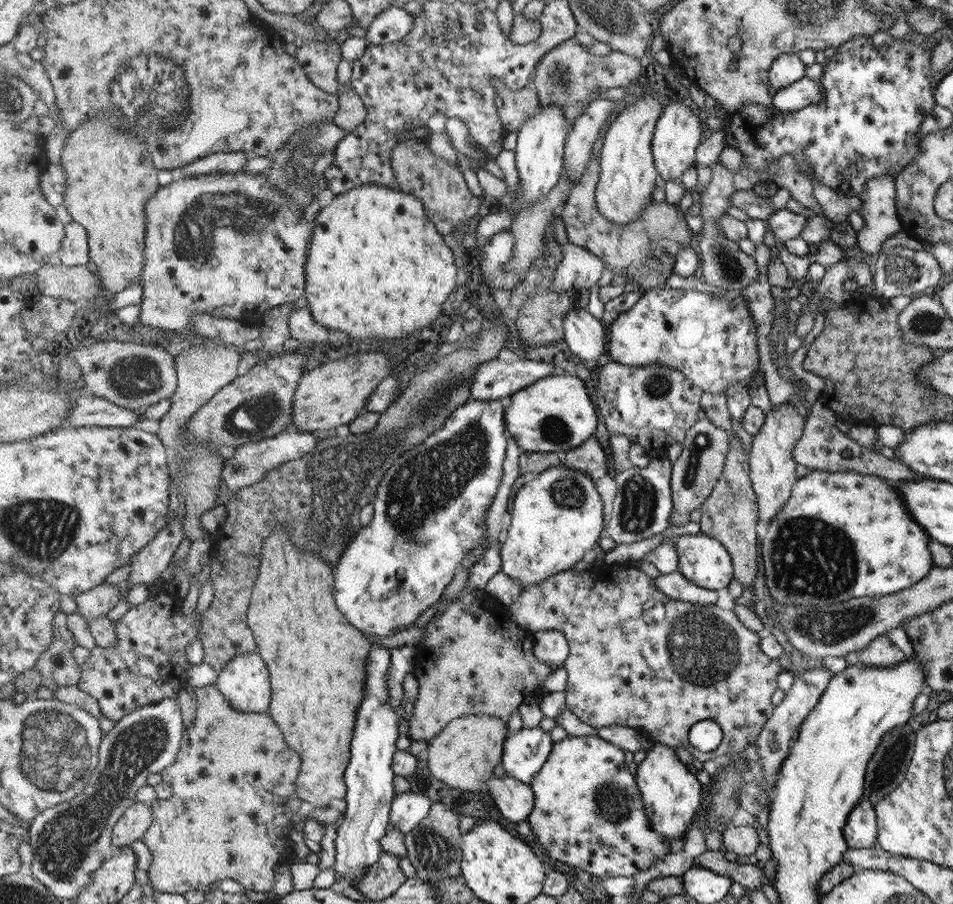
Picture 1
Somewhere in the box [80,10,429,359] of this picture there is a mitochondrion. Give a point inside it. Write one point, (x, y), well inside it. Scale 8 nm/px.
(150, 86)

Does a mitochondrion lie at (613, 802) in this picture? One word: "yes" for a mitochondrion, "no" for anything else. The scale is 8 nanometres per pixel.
yes

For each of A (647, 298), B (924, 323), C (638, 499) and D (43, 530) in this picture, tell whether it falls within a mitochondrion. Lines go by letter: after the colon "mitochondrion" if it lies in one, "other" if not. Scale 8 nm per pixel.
A: other
B: mitochondrion
C: mitochondrion
D: mitochondrion

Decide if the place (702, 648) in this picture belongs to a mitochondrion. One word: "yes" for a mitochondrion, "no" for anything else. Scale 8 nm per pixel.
yes

